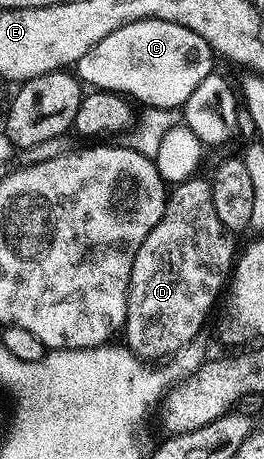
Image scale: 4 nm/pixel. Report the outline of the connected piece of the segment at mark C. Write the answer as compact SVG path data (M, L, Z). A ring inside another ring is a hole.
M144 19L115 29L95 45L75 65L82 84L98 91L116 91L118 95L150 107L184 108L187 97L203 77L214 74L215 52L199 33L178 23L162 19Z

